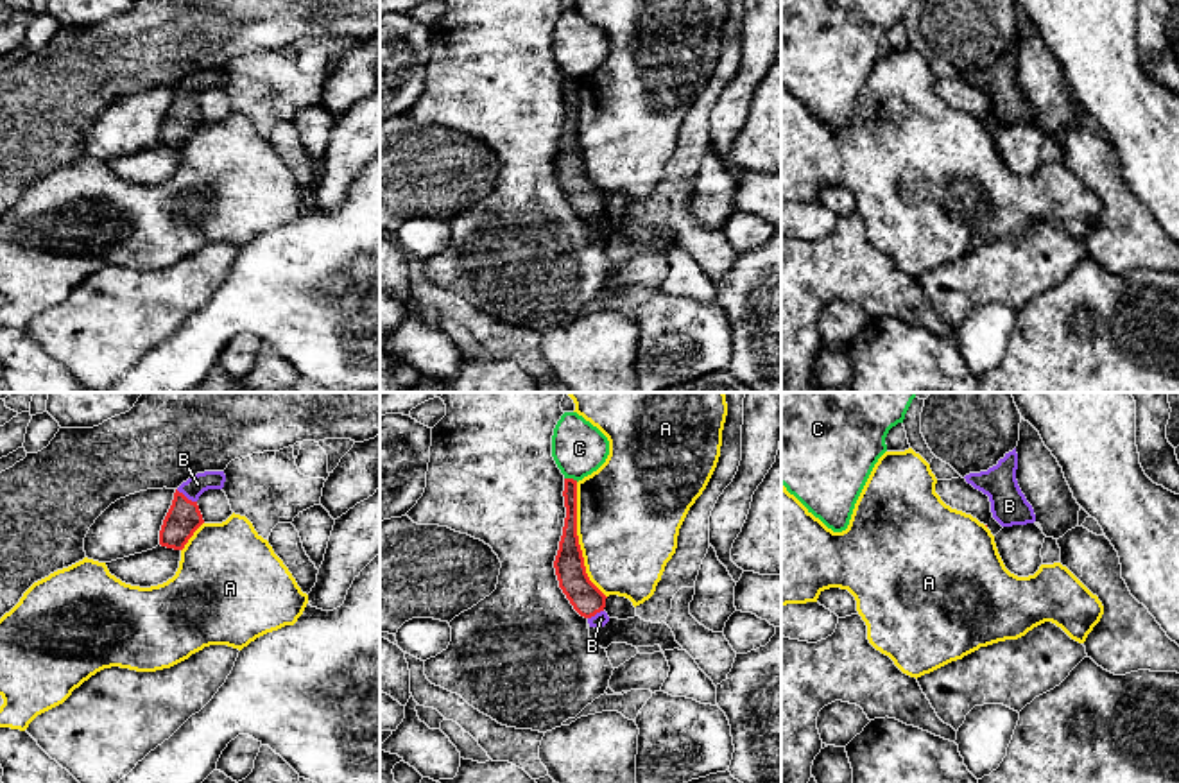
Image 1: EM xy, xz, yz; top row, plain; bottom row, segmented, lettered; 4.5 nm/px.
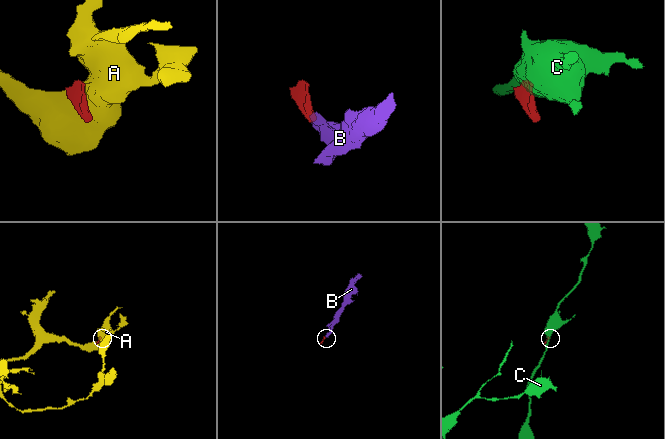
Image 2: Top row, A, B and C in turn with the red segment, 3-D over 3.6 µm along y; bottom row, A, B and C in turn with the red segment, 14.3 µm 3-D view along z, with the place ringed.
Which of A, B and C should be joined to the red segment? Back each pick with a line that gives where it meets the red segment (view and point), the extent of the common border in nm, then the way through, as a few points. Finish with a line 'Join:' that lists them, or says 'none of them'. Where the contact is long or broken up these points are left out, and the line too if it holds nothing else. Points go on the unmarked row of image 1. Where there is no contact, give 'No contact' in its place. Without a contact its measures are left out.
B: Touches red at xy (185, 95). Shared border 110 nm. Path across: xy (183, 117), (185, 95), (197, 83)
Join: B

